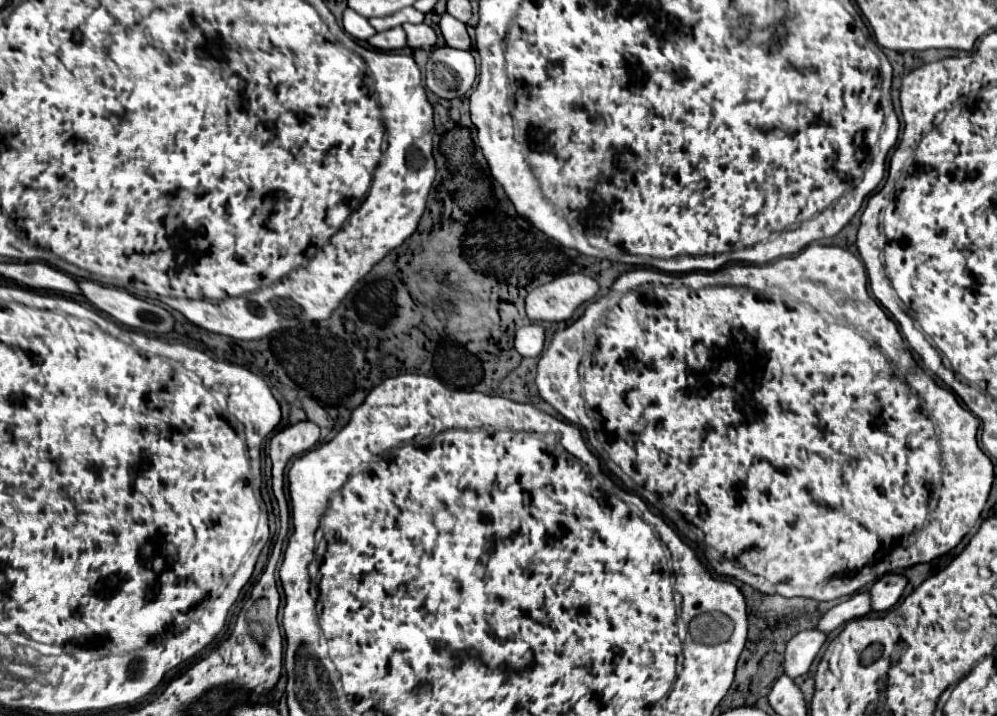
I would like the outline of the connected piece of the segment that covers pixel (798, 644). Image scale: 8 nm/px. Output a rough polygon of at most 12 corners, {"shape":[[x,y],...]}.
{"shape":[[798,632],[784,652],[782,670],[788,678],[808,672],[826,634]]}

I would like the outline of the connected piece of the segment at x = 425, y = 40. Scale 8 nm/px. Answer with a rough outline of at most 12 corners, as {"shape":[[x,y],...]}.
{"shape":[[404,24],[410,48],[432,48],[428,24]]}

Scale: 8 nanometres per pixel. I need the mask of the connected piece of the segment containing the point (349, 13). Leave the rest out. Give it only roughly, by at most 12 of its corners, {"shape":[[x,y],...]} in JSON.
{"shape":[[352,8],[344,10],[344,30],[356,40],[368,40],[376,30]]}

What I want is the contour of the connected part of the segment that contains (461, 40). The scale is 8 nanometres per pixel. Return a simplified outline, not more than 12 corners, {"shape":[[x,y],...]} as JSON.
{"shape":[[450,14],[438,22],[446,44],[470,50],[466,26]]}

